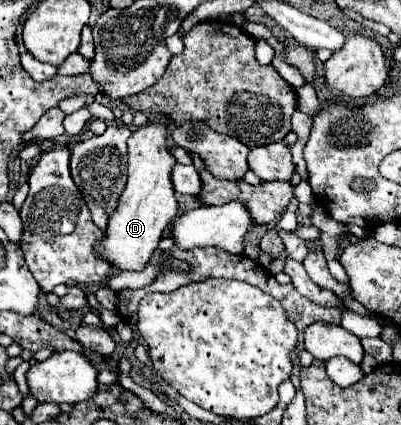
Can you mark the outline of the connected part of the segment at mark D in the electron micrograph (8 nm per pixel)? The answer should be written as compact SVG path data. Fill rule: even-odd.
M162 114L150 124L136 128L136 132L128 138L128 182L114 216L108 220L106 238L96 246L96 252L110 264L118 266L120 272L142 270L152 252L158 248L162 232L178 214L178 202L170 182L170 170L176 166L176 160L170 154L168 122L170 118Z

